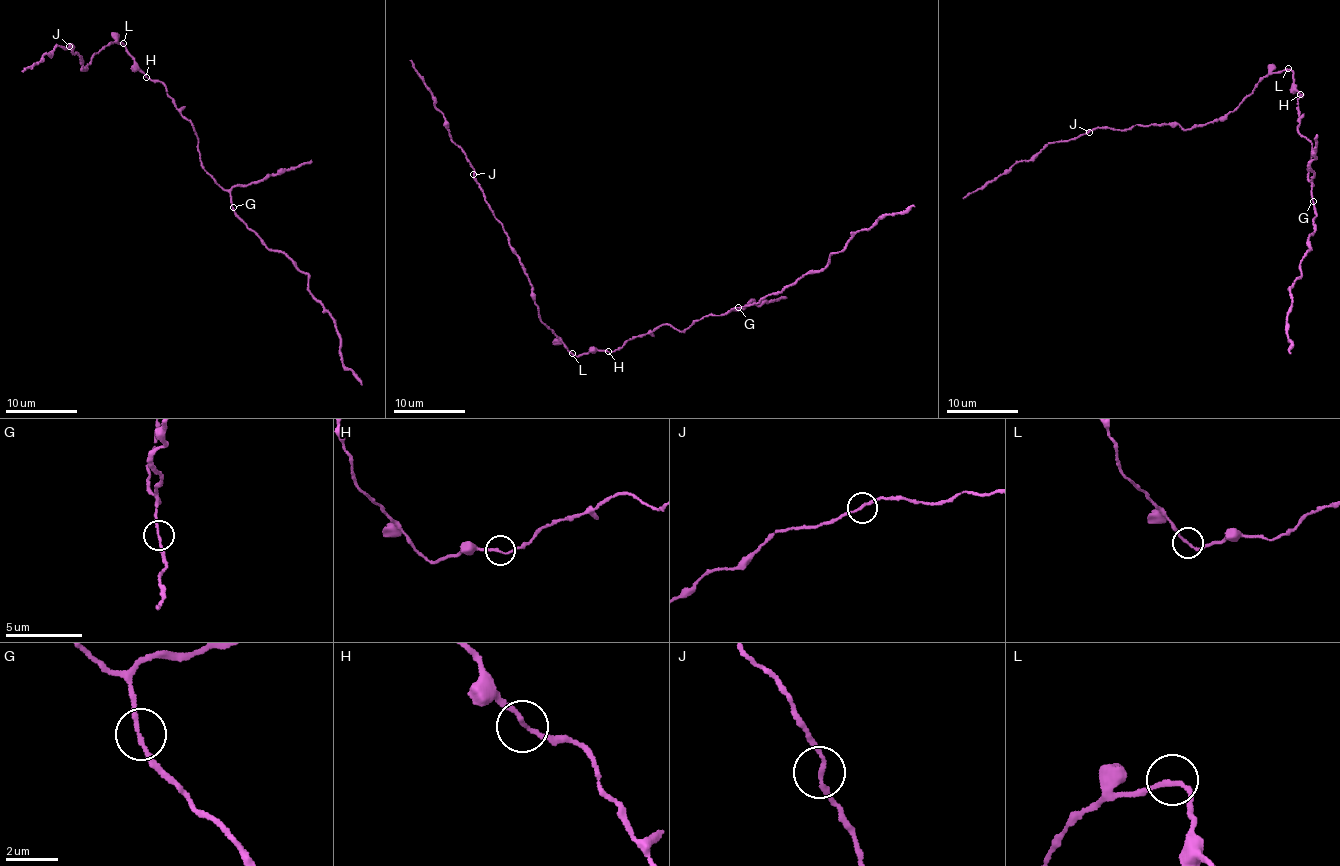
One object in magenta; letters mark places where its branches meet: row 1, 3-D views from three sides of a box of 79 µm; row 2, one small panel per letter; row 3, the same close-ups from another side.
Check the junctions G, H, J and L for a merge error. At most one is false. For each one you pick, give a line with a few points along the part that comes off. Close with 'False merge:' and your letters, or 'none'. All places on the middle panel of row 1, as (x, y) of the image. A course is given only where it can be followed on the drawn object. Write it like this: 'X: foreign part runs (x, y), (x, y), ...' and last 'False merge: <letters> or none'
False merge: none

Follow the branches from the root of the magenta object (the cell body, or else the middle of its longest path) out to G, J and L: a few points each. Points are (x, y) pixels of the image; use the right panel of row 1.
G: (1298, 93), (1303, 94), (1297, 100), (1300, 120), (1297, 128), (1311, 143), (1307, 175), (1313, 186), (1313, 201)
J: (1298, 93), (1293, 73), (1273, 72), (1228, 114), (1204, 125), (1184, 129), (1169, 124), (1138, 124), (1089, 132)
L: (1298, 93), (1293, 73), (1288, 68)

